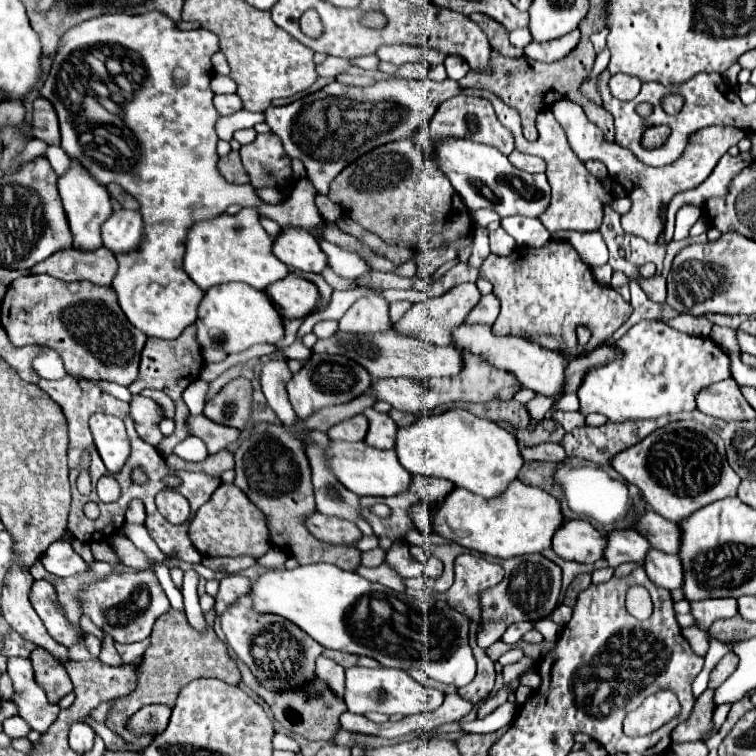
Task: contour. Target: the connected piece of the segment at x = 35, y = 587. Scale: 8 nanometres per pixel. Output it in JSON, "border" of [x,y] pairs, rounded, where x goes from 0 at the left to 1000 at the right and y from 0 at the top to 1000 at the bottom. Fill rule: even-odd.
{"border":[[[46,767],[40,779],[40,798],[45,808],[53,813],[56,824],[61,827],[69,845],[74,845],[82,853],[101,851],[101,835],[87,821],[77,795],[74,782],[61,767]]]}

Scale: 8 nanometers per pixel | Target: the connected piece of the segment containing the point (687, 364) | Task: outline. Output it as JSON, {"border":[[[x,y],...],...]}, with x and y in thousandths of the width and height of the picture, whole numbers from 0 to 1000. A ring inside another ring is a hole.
{"border":[[[876,425],[841,427],[823,448],[817,448],[812,454],[812,459],[820,464],[823,472],[817,472],[802,483],[783,485],[775,493],[775,499],[770,501],[770,509],[765,515],[765,528],[767,528],[767,541],[775,549],[791,544],[791,546],[802,549],[807,557],[823,560],[831,554],[868,554],[873,549],[918,544],[921,541],[918,522],[929,512],[937,512],[947,504],[966,499],[966,475],[942,448],[918,446],[918,443],[894,438]]]}

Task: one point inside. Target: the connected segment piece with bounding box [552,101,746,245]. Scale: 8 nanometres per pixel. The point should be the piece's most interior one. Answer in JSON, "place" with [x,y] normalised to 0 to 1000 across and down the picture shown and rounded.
{"place":[858,249]}

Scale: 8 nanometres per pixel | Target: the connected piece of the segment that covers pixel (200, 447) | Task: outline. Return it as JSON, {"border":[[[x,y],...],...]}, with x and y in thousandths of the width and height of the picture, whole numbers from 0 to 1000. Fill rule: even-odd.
{"border":[[[246,578],[241,586],[230,593],[230,602],[246,607],[246,610],[267,610],[275,604],[272,589],[262,578]]]}

